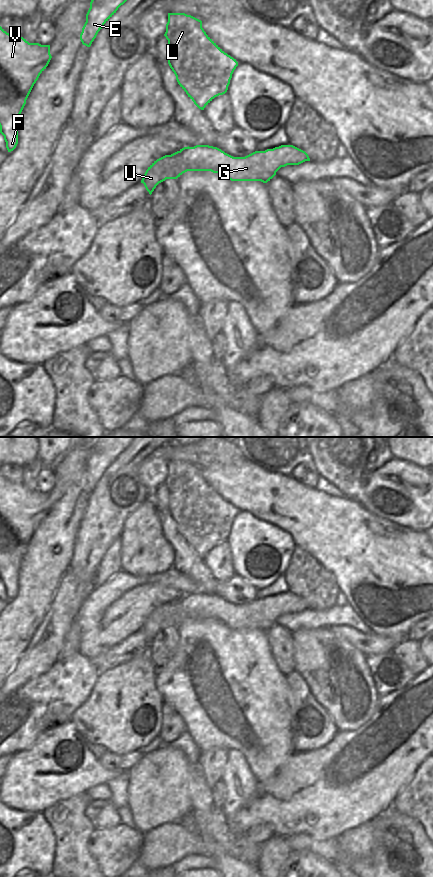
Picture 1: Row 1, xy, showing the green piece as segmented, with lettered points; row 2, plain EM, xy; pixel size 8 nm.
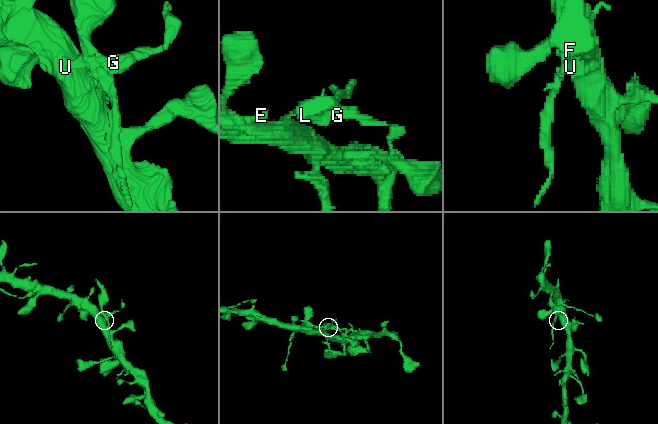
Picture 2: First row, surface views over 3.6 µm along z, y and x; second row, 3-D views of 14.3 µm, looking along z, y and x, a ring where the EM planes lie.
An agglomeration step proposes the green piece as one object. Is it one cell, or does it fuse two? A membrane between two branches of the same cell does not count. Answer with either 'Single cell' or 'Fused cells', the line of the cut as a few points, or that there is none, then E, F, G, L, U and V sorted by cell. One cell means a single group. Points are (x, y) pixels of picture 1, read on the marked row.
Fused cells. Split along xy (180, 151), (180, 166), (166, 178). Groups: E F U V / G L.

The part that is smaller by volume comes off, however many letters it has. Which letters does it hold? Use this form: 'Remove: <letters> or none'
Remove: G, L

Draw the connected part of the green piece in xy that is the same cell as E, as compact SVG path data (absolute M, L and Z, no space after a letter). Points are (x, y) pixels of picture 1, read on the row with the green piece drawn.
M91 0L86 22L80 34L83 45L90 47L104 24L127 0Z

